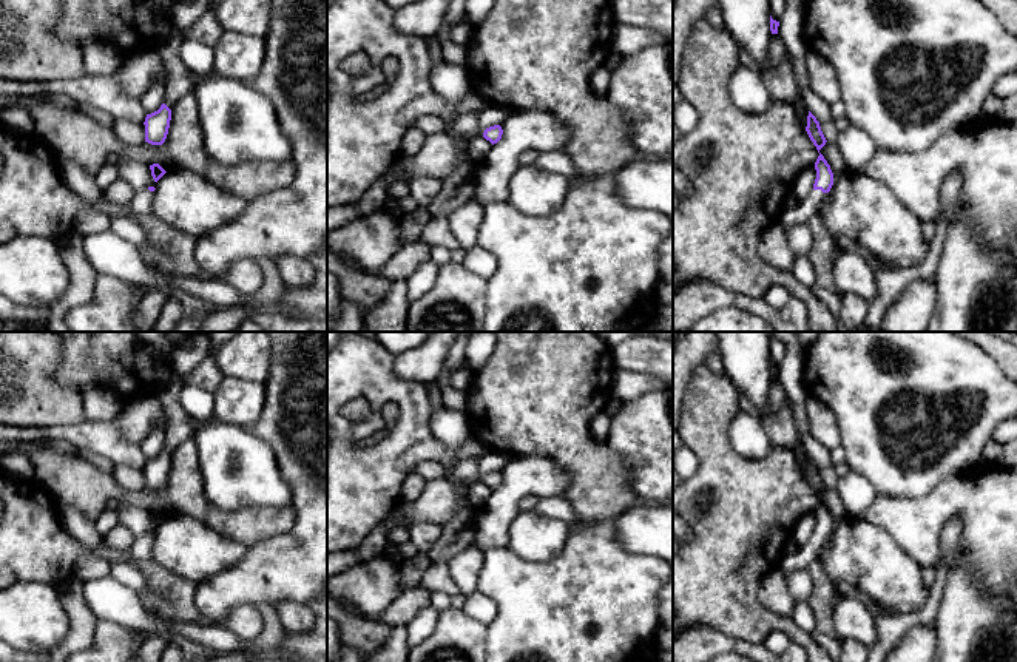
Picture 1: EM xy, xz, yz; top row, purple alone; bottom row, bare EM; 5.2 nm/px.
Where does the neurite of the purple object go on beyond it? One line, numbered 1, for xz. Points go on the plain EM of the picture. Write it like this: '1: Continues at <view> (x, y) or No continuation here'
1: No continuation here

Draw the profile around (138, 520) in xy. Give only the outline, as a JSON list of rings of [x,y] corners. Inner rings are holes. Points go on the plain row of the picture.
[[[123,503],[116,509],[116,512],[119,515],[119,522],[127,526],[134,537],[148,535],[150,532],[156,534],[157,528],[151,522],[150,511]]]

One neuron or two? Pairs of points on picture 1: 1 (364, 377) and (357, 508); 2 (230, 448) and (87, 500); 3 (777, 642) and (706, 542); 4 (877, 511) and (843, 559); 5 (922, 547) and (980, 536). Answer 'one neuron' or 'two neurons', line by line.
1: one neuron
2: two neurons
3: two neurons
4: two neurons
5: one neuron

